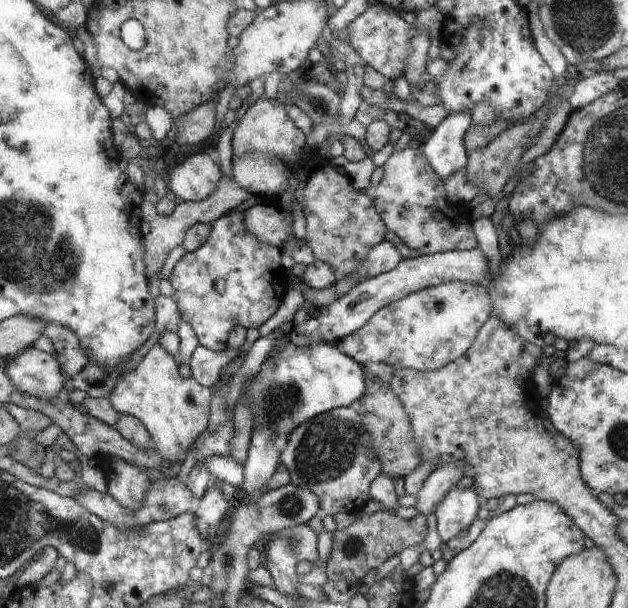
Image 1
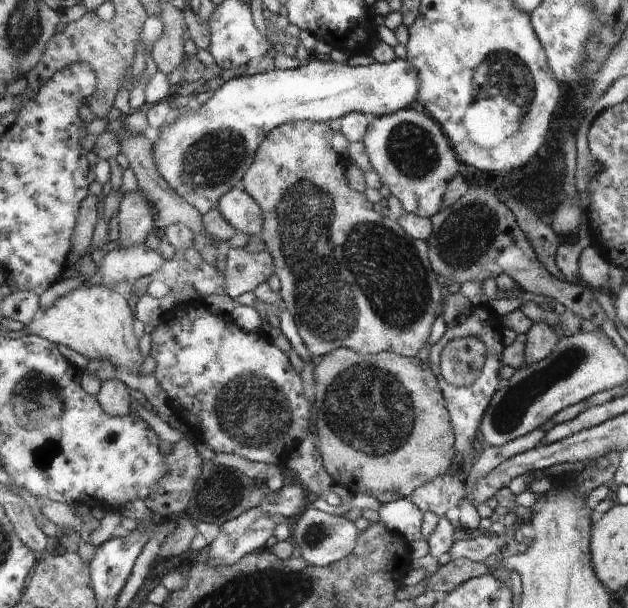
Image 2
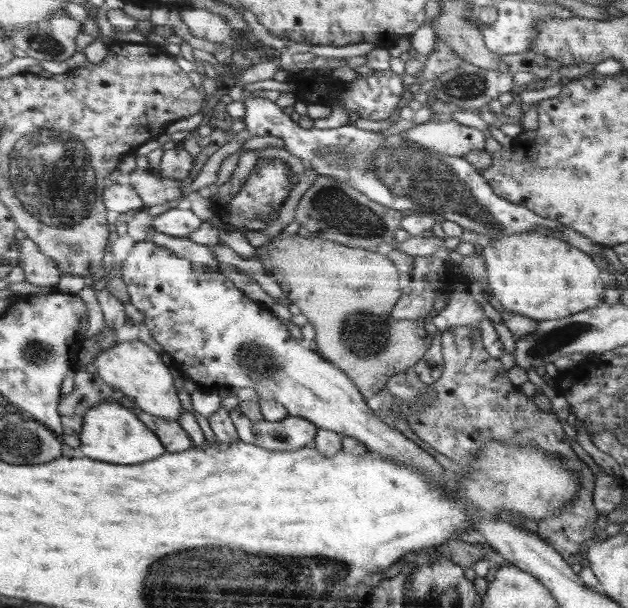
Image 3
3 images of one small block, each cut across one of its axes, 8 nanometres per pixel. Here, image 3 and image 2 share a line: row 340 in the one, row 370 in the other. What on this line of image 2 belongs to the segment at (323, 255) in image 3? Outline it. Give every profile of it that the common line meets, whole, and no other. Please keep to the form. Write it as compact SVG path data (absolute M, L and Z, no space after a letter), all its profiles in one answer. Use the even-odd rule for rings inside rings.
M341 347L331 354L322 357L322 362L315 368L315 385L313 410L316 410L316 423L314 432L318 436L318 450L322 455L323 466L334 484L346 484L352 495L369 495L374 493L394 492L400 497L409 498L416 490L435 481L438 477L447 477L453 473L456 457L455 428L451 423L450 412L447 410L446 400L443 398L442 388L439 387L437 376L428 366L418 358L406 357L396 352L388 351L378 354L364 354Z

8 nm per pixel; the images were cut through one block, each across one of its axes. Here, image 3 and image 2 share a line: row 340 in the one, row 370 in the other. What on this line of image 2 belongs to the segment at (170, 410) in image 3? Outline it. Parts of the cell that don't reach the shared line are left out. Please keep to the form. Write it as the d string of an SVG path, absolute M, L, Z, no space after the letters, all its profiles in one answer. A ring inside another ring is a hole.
M103 283L83 286L59 298L54 305L40 313L21 334L34 334L48 338L55 344L63 344L86 356L92 364L107 359L117 367L128 366L135 374L144 368L144 356L140 352L140 340L134 330L134 310L128 298Z

